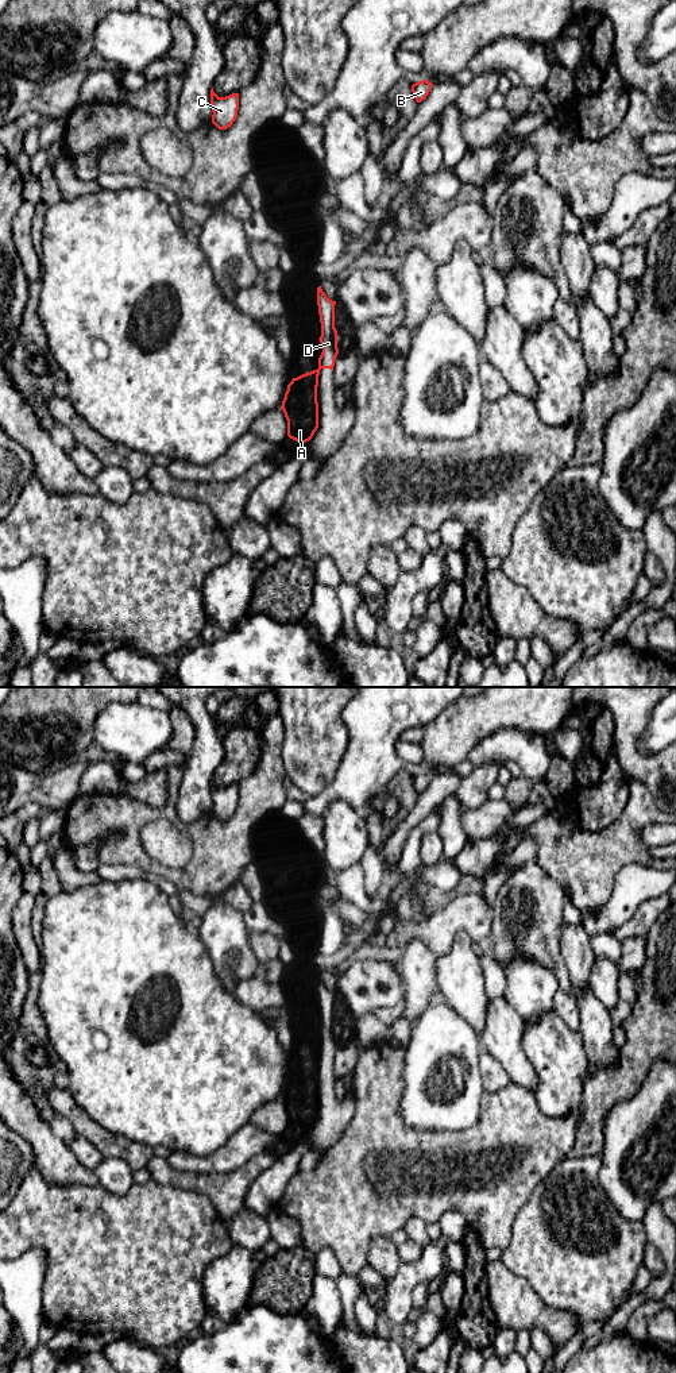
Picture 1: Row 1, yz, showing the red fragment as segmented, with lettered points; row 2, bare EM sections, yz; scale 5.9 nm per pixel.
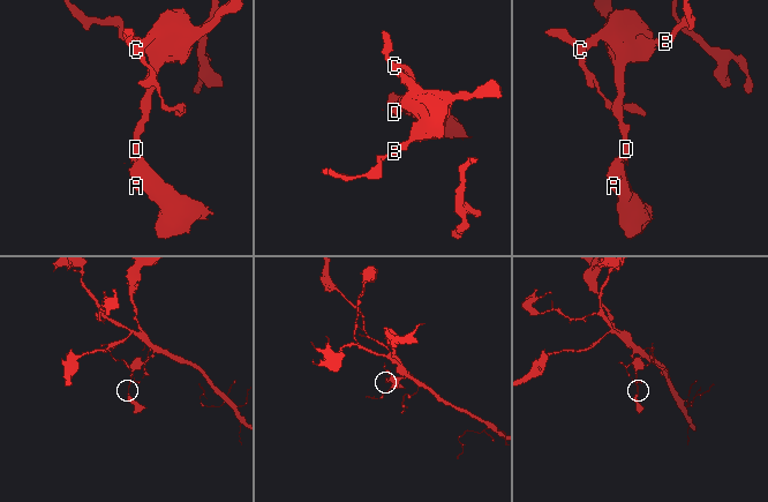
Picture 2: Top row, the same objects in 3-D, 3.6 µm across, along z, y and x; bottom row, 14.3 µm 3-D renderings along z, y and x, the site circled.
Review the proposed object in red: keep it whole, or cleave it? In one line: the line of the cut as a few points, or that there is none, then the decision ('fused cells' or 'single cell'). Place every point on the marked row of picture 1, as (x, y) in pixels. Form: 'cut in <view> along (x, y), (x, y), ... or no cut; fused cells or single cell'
cut in yz along (316, 370), (319, 374); fused cells

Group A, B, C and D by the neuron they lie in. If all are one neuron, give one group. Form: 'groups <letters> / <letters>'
groups A / B C D

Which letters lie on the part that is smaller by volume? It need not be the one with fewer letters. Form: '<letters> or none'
A

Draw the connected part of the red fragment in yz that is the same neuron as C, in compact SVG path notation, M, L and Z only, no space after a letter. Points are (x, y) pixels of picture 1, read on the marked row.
M213 88L210 89L210 104L212 104L212 123L219 130L227 130L237 117L239 109L239 93L232 93L225 97L219 97Z

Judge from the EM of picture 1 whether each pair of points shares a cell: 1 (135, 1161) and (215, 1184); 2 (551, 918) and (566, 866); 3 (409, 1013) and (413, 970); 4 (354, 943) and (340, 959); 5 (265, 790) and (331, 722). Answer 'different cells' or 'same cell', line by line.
1: different cells
2: different cells
3: same cell
4: same cell
5: different cells

